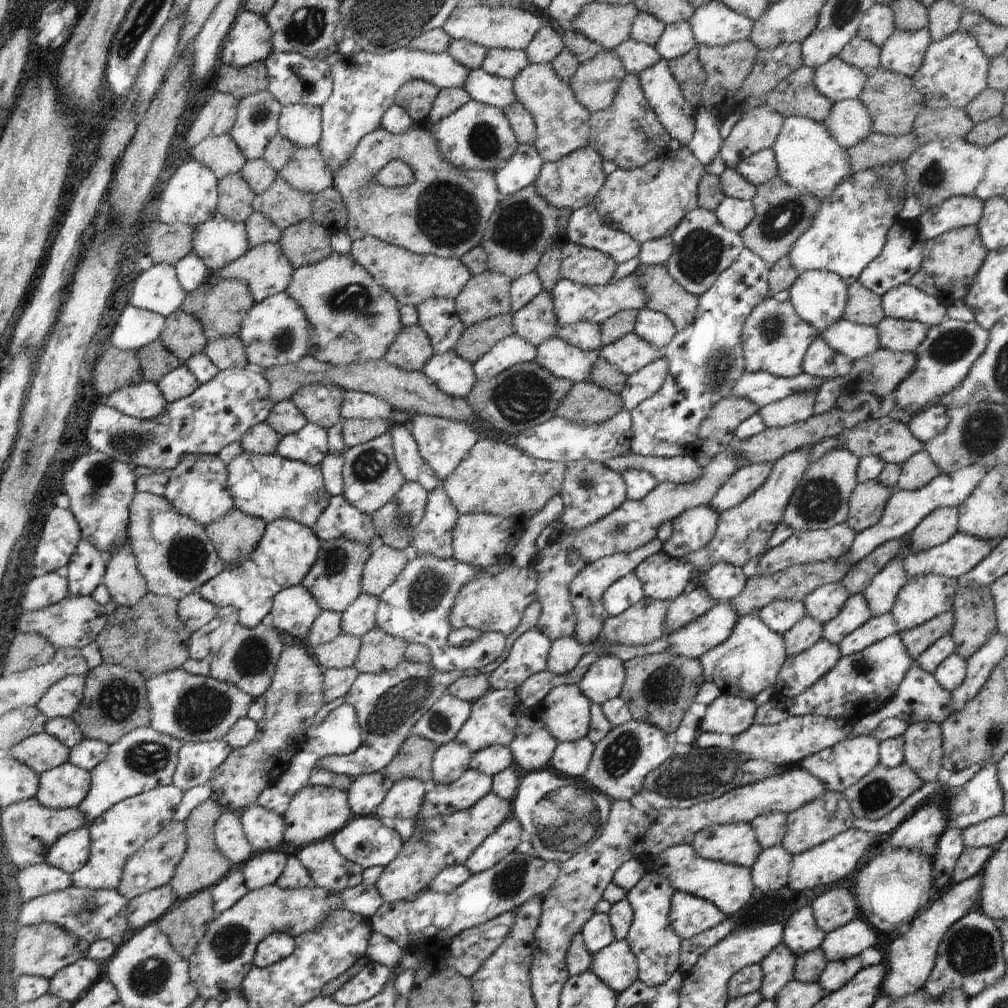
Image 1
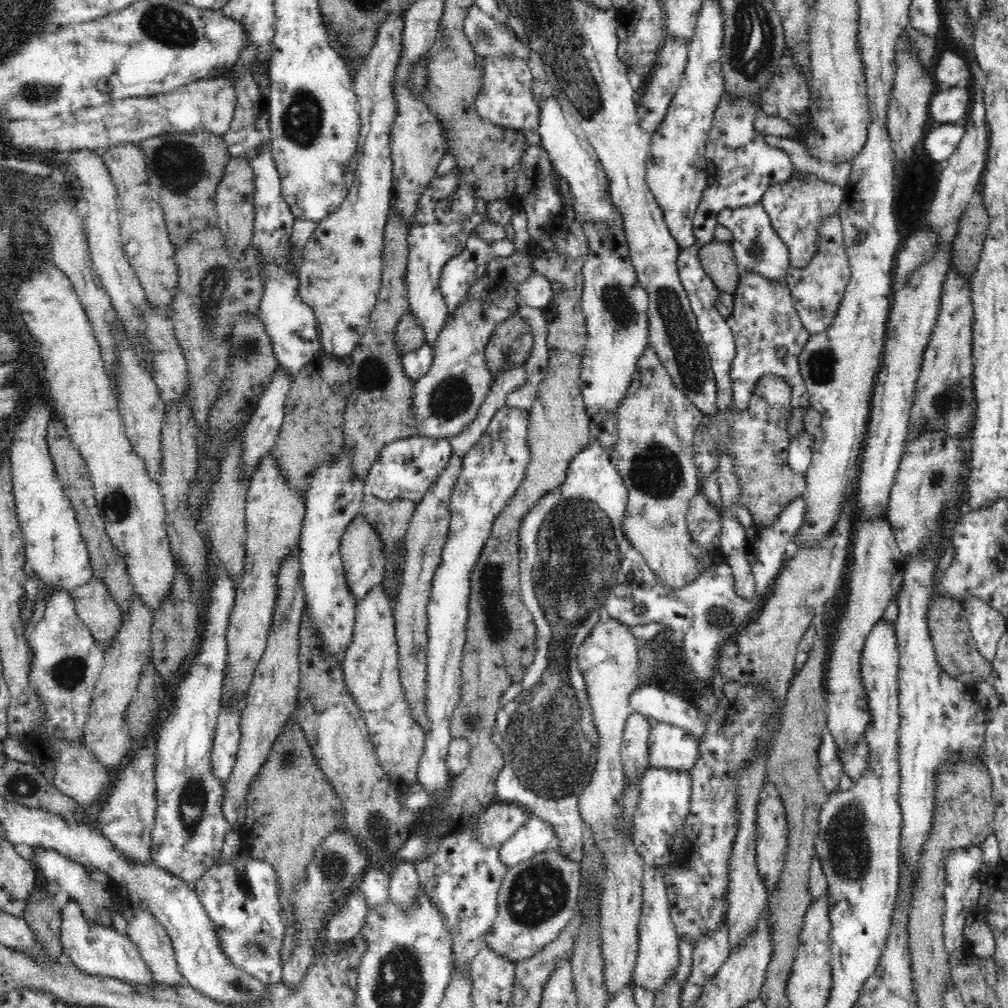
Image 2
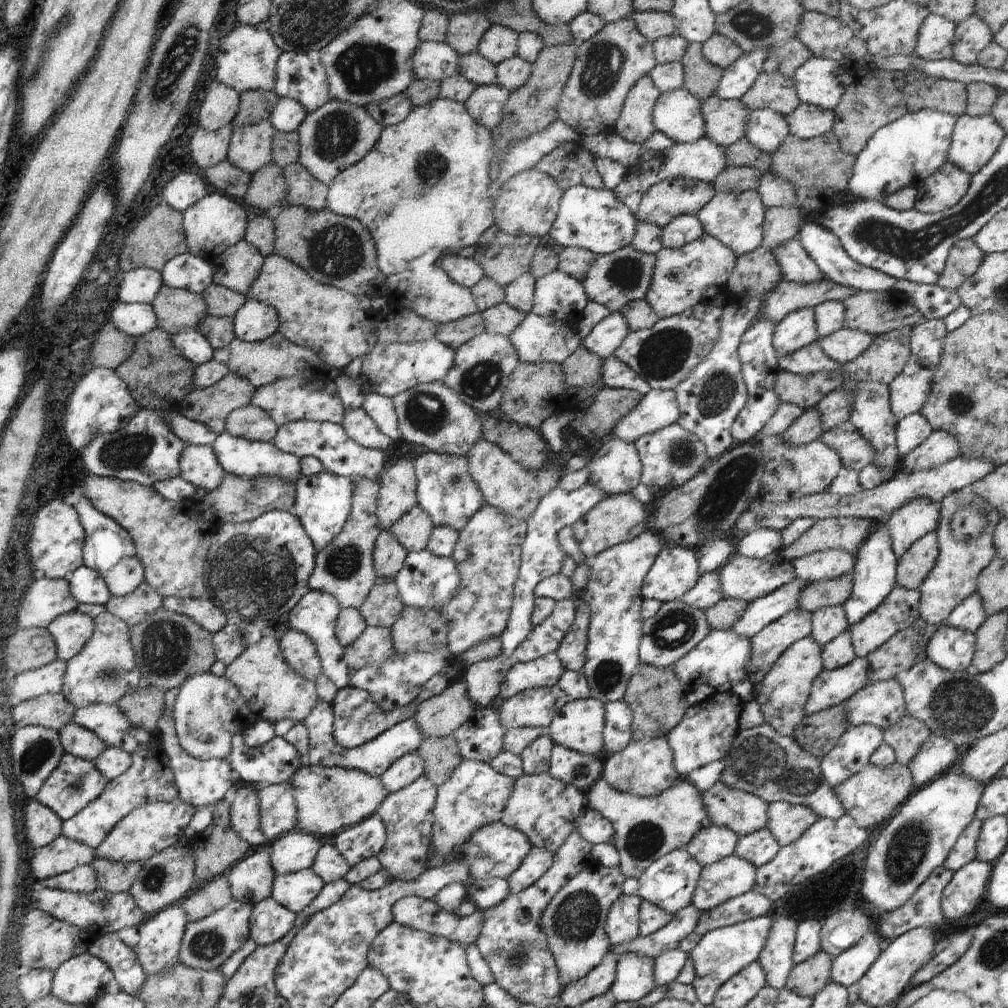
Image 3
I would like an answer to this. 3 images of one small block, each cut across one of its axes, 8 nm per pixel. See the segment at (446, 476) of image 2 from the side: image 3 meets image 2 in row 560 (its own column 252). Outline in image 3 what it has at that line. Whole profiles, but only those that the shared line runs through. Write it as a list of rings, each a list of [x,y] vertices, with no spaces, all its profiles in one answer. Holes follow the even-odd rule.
[[[252,404],[234,410],[224,426],[232,436],[266,443],[273,443],[279,428],[262,408]]]

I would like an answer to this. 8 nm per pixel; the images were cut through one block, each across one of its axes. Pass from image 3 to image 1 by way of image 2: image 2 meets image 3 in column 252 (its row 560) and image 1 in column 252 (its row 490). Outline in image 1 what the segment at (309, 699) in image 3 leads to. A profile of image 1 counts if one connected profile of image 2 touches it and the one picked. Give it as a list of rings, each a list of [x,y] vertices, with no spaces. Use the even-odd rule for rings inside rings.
[[[258,624],[253,628],[236,626],[234,636],[218,650],[210,663],[209,676],[222,683],[234,684],[241,692],[256,699],[262,697],[270,688],[280,654],[285,650],[281,633],[272,626]]]

